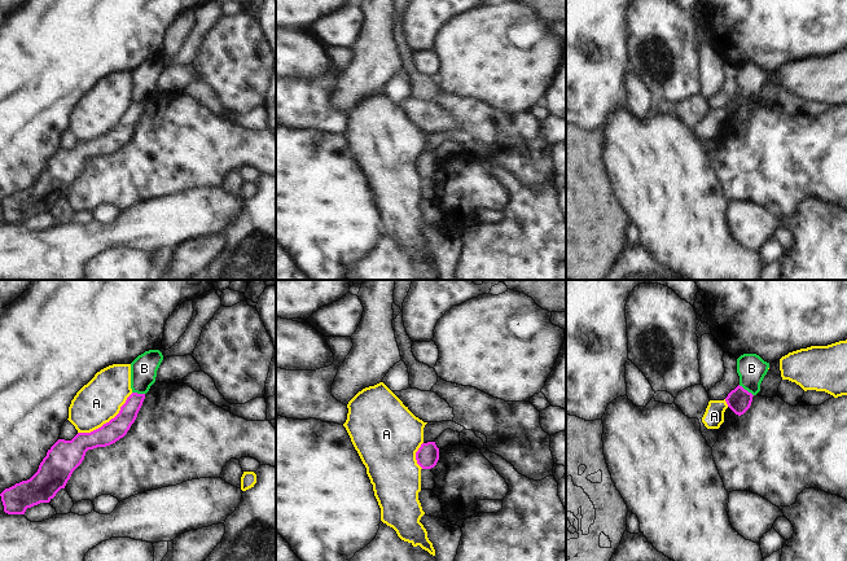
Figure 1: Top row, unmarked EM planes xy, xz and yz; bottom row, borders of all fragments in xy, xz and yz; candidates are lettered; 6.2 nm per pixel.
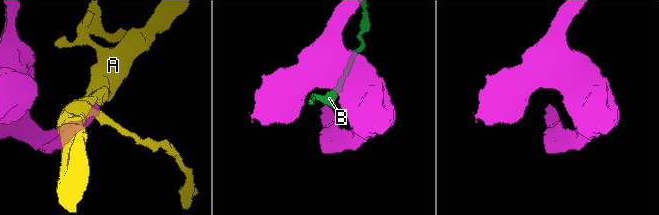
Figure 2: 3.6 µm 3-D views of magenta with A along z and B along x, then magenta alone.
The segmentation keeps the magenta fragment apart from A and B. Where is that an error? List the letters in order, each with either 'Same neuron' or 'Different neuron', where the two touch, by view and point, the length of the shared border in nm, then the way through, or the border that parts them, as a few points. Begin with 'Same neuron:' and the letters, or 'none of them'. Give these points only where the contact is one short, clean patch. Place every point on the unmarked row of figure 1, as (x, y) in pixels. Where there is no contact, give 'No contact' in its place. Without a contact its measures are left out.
Same neuron: none of them
A: Different neuron. Touches magenta at xy (109, 131). Shared border 420 nm
B: Different neuron. Touches magenta at yz (746, 100). Shared border 120 nm. Boundary: yz (738, 95), (753, 105)

